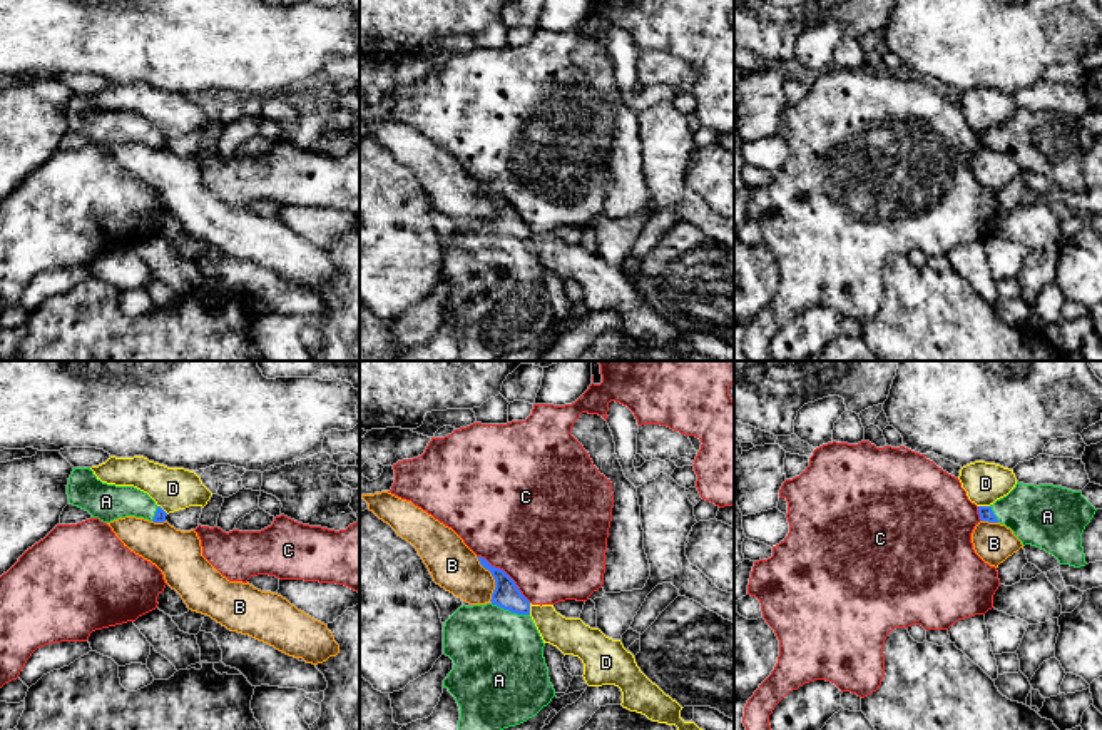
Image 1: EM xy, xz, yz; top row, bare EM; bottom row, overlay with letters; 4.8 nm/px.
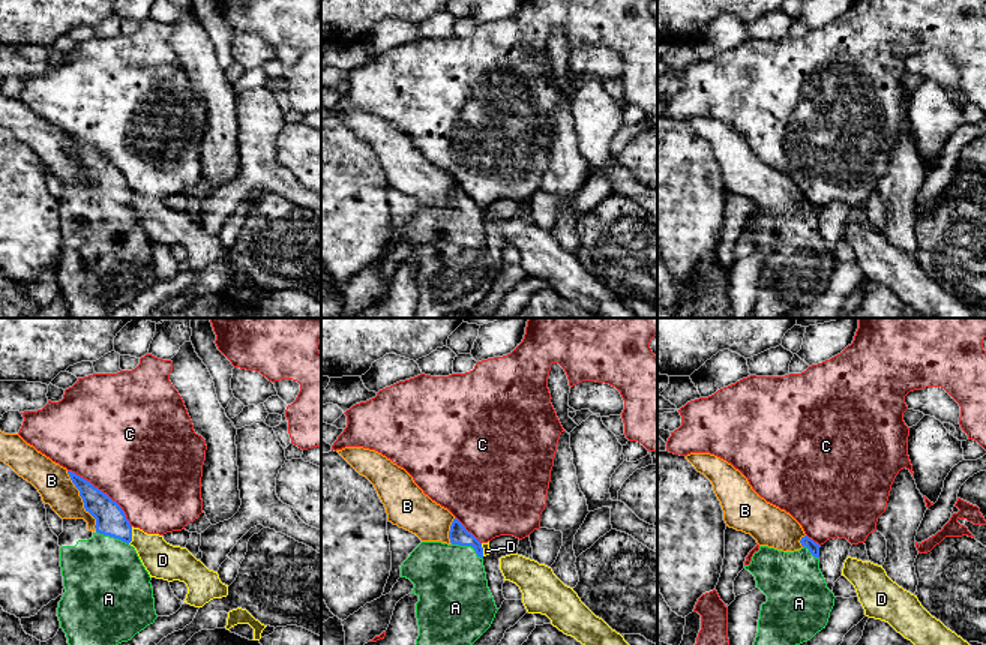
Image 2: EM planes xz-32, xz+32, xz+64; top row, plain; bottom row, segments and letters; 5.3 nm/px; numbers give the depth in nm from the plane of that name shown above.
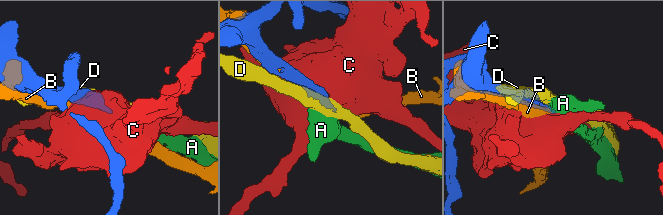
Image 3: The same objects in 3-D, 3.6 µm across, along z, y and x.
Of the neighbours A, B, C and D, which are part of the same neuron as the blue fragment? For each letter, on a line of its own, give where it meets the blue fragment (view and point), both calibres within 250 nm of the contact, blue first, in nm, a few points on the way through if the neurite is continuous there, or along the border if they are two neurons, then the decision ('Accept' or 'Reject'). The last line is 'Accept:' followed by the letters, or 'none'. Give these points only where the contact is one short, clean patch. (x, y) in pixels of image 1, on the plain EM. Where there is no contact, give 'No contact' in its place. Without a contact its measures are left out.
A: Touches blue at xz (510, 236). Thickness 130 nm (blue) against 440 nm. Path across: xz (505, 221), (510, 236), (499, 264), (499, 286). Accept
B: Touches blue at xz (494, 204). Thickness 130 nm (blue) against 220 nm. Reject
C: Touches blue at xz (505, 199). Thickness 130 nm (blue) against 500 nm. Reject
D: Touches blue at xz (529, 234). Thickness 130 nm (blue) against 180 nm. Reject
Accept: A

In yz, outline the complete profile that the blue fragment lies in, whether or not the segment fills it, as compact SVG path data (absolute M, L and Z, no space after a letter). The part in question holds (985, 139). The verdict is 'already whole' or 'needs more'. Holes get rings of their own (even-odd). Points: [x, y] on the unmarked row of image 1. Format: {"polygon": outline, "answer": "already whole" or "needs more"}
{"polygon": "M1018 109L990 132L978 132L982 147L1000 149L1013 157L1022 170L1054 180L1060 190L1085 192L1082 159L1095 140L1082 122L1054 110Z", "answer": "needs more"}

